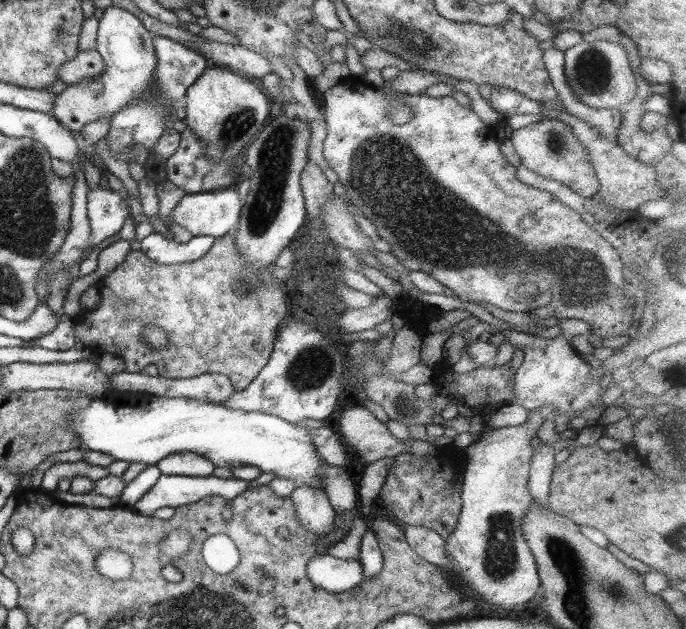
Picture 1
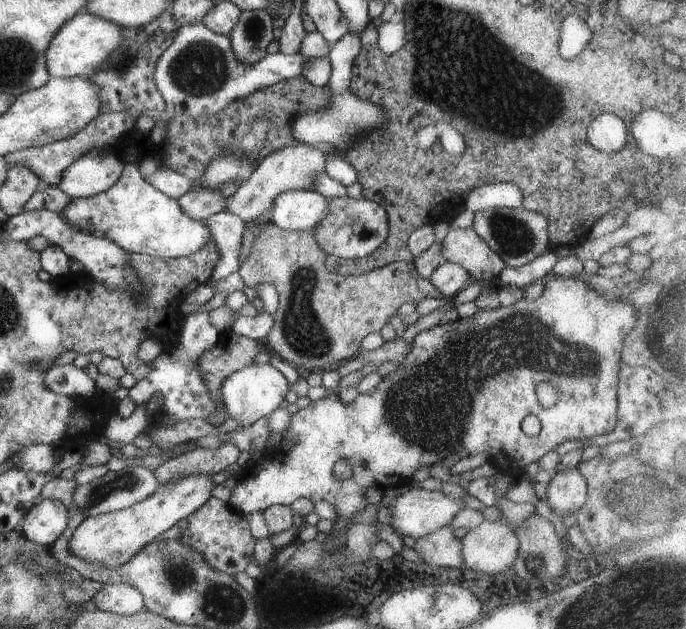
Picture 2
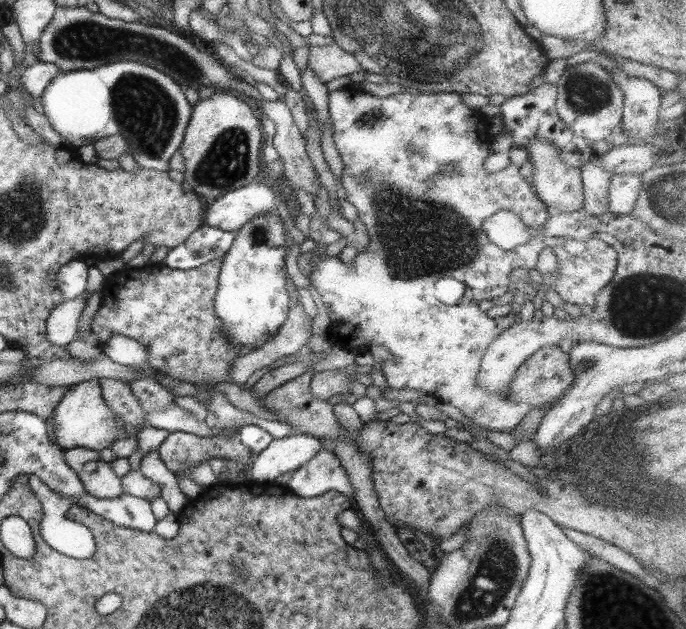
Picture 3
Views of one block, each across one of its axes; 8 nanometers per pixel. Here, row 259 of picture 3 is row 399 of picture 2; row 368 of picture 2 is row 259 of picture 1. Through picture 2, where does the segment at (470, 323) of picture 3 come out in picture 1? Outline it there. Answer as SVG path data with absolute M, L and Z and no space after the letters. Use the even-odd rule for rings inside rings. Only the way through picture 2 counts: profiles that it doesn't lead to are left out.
M335 86L324 90L319 98L320 105L324 109L324 121L326 128L326 137L322 142L322 155L328 167L337 175L337 182L341 183L345 189L345 196L351 202L352 206L361 210L365 218L371 220L375 226L376 236L385 240L389 244L389 254L399 262L408 271L419 270L425 272L439 282L453 290L457 296L461 296L464 302L488 302L497 308L510 310L511 312L528 312L521 304L515 304L506 293L502 281L499 278L499 270L505 267L513 268L513 272L525 271L528 274L541 274L548 278L548 287L551 290L551 298L547 305L547 316L554 316L559 321L568 319L582 320L588 326L591 332L599 339L615 336L632 335L637 323L639 309L633 308L633 304L628 304L620 296L622 287L623 268L622 262L618 257L618 252L592 228L589 228L583 219L570 208L567 208L562 202L559 202L552 194L544 190L533 188L527 183L517 180L516 168L507 163L503 155L499 153L499 147L496 137L489 132L489 125L484 123L470 107L459 105L450 95L440 98L430 97L426 94L403 95L400 102L406 104L406 108L411 108L409 122L405 124L393 124L392 120L385 115L388 110L388 98L390 96L377 88L375 90L365 90L363 94L355 90L347 90L343 86ZM523 216L531 216L535 220L535 225L529 229L521 229L519 220ZM559 276L559 294L555 296L554 280Z

